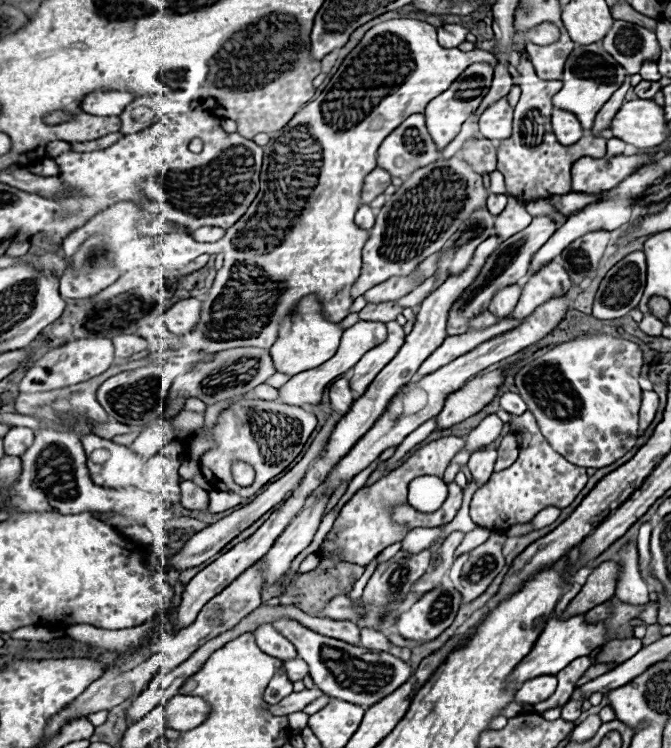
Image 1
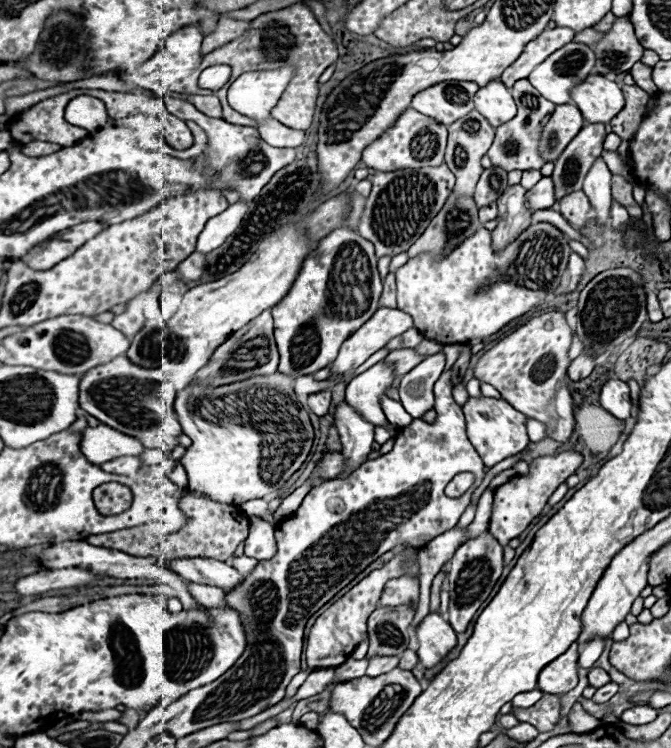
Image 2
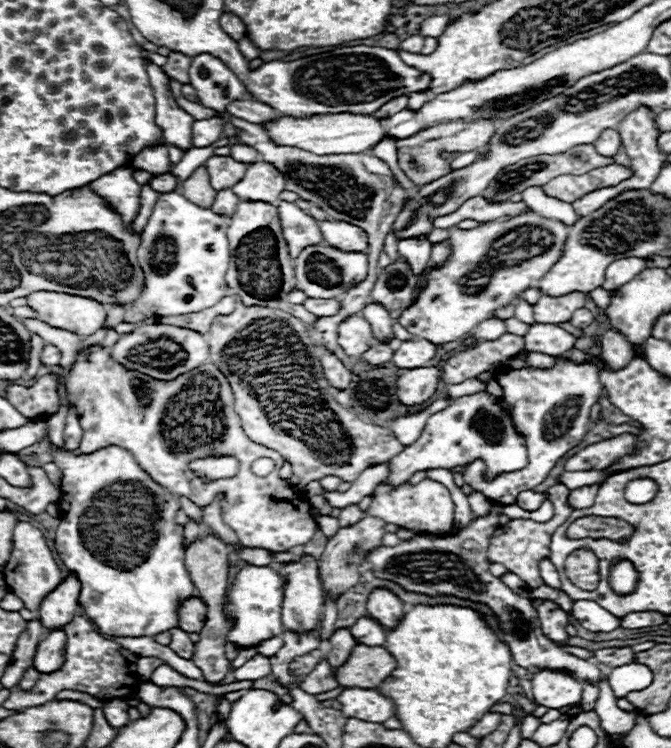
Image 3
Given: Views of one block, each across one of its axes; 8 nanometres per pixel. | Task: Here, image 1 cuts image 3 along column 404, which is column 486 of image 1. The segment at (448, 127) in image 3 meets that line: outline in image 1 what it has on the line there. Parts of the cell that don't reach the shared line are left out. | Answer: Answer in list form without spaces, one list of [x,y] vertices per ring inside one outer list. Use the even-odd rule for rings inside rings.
[[[488,138],[468,140],[460,148],[458,154],[464,162],[468,162],[474,168],[474,172],[478,172],[482,176],[496,170],[496,146]]]

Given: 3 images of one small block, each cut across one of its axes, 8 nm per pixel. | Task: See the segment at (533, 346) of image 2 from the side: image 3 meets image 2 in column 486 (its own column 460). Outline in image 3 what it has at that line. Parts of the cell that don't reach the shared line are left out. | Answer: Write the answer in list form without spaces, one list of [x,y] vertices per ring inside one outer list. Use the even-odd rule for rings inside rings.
[[[502,334],[496,340],[484,340],[474,348],[456,352],[442,366],[442,380],[446,384],[460,384],[468,378],[476,378],[492,366],[520,354],[524,350],[524,336]]]

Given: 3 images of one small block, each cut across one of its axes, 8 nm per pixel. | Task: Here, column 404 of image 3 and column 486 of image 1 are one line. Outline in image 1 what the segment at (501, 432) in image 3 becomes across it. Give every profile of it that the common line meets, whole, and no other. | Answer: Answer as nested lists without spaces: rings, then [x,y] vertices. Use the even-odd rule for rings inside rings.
[[[490,446],[478,450],[478,452],[474,452],[474,454],[470,456],[468,468],[470,468],[474,480],[476,480],[480,486],[490,480],[494,462],[496,462],[496,448],[490,448]]]

